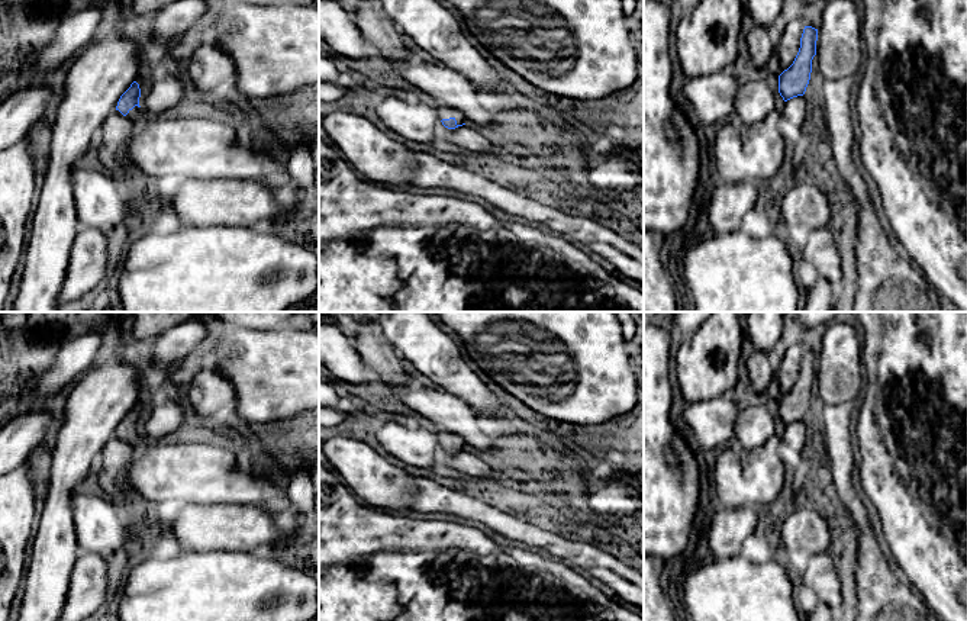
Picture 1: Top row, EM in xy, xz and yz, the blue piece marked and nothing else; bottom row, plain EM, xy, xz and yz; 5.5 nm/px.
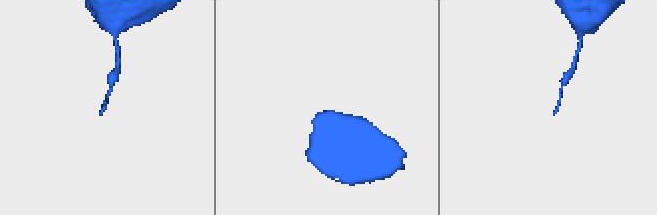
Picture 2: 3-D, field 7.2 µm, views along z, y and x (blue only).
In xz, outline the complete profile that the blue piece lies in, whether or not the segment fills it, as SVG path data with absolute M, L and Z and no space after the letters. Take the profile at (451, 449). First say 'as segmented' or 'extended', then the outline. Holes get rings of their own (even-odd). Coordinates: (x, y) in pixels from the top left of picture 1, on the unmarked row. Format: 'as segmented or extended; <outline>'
extended; M442 434L442 450L448 454L455 454L458 451L467 450L467 443L464 438L455 434Z

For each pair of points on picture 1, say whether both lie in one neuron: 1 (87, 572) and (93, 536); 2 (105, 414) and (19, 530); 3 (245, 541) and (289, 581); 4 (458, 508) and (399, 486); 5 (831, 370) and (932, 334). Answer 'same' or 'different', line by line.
1: different
2: different
3: different
4: different
5: different

